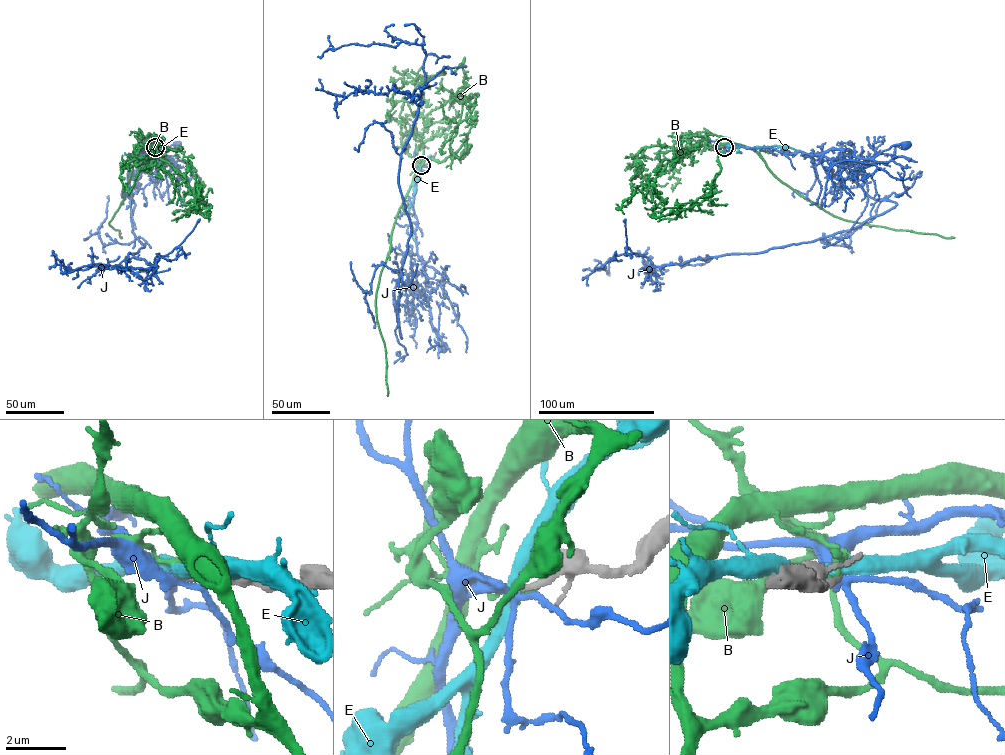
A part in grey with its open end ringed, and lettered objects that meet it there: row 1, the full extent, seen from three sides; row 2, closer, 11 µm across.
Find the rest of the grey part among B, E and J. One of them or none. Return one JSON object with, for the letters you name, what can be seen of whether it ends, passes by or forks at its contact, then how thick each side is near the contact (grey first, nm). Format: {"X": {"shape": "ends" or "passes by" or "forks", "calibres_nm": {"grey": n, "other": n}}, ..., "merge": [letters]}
{"merge": []}

